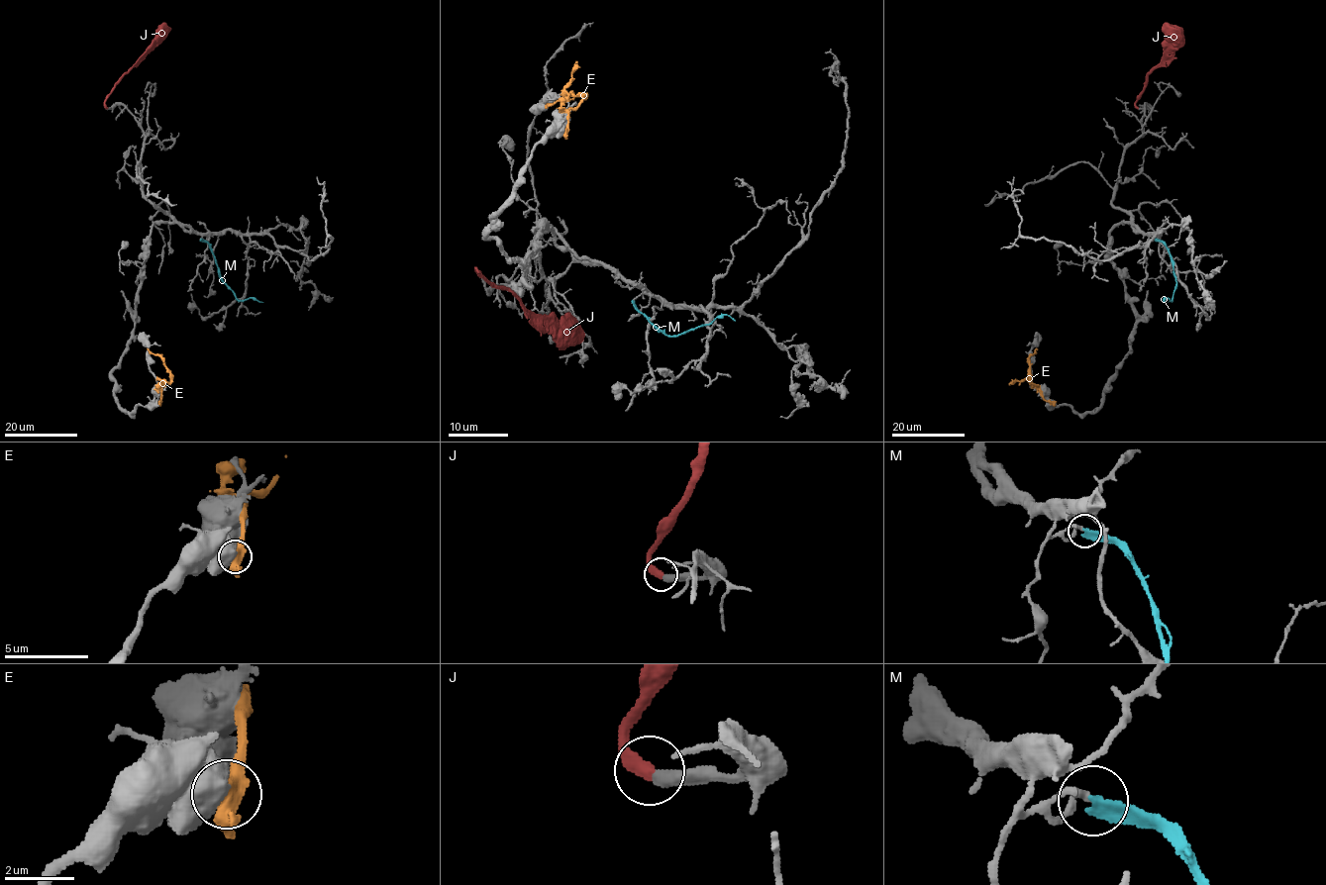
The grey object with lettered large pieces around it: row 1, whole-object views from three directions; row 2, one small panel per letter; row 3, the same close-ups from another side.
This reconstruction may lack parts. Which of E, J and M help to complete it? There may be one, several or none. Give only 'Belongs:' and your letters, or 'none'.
Belongs: J

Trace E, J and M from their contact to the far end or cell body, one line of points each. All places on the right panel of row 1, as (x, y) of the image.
E: (1051, 402), (1044, 398), (1031, 381), (1029, 357), (1036, 348)
J: (1137, 107), (1136, 99), (1145, 86), (1146, 77), (1161, 60), (1165, 47), (1178, 29)
M: (1156, 239), (1165, 245), (1170, 253), (1176, 283), (1171, 300), (1165, 298), (1164, 301), (1168, 302)

